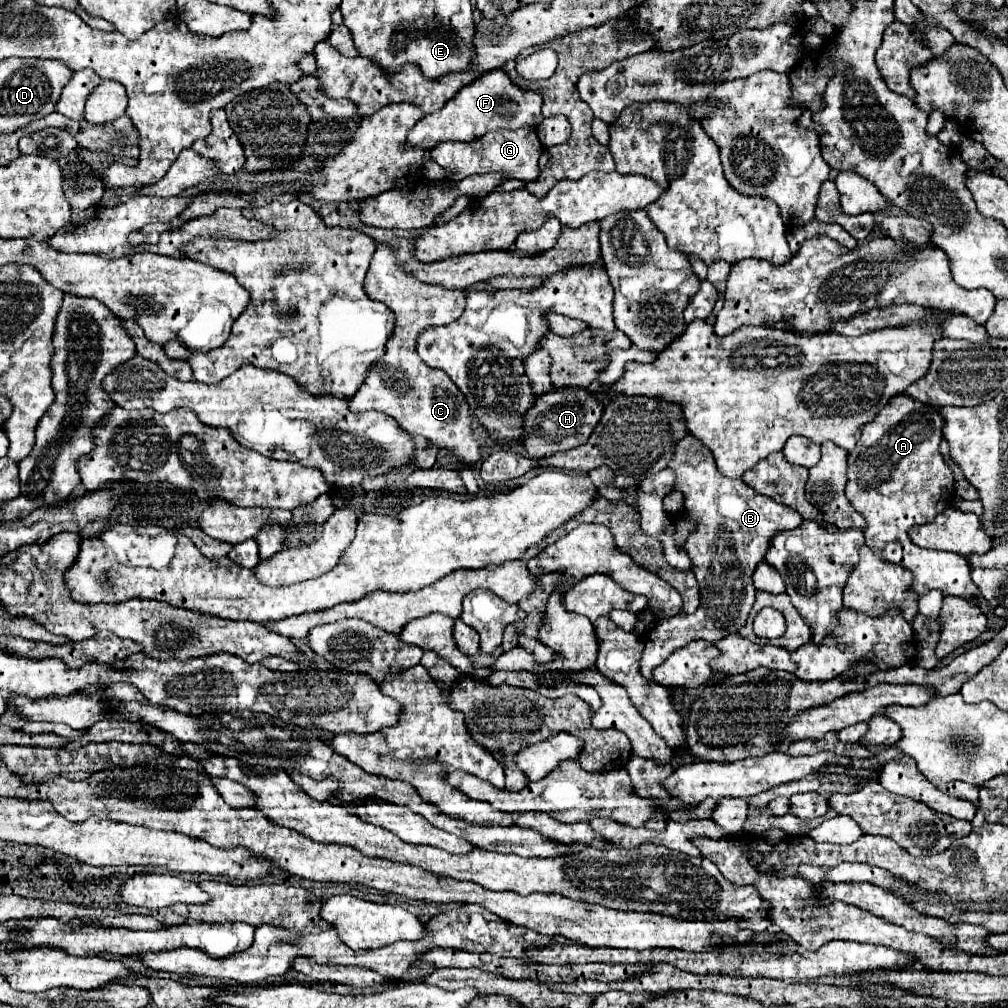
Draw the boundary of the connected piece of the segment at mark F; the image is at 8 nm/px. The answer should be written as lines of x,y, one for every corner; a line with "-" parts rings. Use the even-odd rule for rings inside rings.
497,68
475,82
463,86
455,98
451,98
439,112
423,116
407,134
407,146
409,148
423,148
433,150
439,142
445,140
459,140
459,142
471,142
475,138
481,138
489,130
497,128
517,128
517,126
537,126
543,120
541,116
541,94
525,94
523,90
517,90
513,82
509,82
509,76

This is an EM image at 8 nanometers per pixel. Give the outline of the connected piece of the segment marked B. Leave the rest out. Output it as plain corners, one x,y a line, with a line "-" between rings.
691,434
685,436
683,442
677,444
675,456
669,462
669,468
673,468
677,474
675,488
679,492
683,492
687,518
695,524
695,530
687,536
683,548
693,560
693,574
701,586
701,604
699,604
697,612
687,614
685,618
659,620
659,624
649,632
647,642
645,642
645,650
643,650
643,658
641,658
641,674
645,674
645,678
651,678
651,670
655,666
665,662
665,658
673,650
683,648
691,640
703,638
703,640
717,642
729,634
735,634
747,622
747,616
755,604
755,586
753,586
755,566
765,558
765,554
771,546
771,540
779,532
795,530
803,522
803,516
797,510
793,510
785,504
779,504
769,496
757,494
741,478
725,478
723,474
719,474
709,450
705,450
705,446
701,446
701,442

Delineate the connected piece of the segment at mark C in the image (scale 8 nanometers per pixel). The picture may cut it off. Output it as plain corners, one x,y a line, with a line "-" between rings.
379,244
365,276
365,292
369,298
381,300
395,312
395,332
387,342
385,356
371,366
369,376
349,400
349,408
353,412
383,412
395,418
405,432
423,436
437,448
445,448
461,464
477,464
483,448
475,440
467,398
445,372
427,366
417,354
417,336
425,328
451,324
461,316
461,310
465,308
465,292
417,280
413,274
403,272
403,266
397,264
395,256
397,250
393,246

